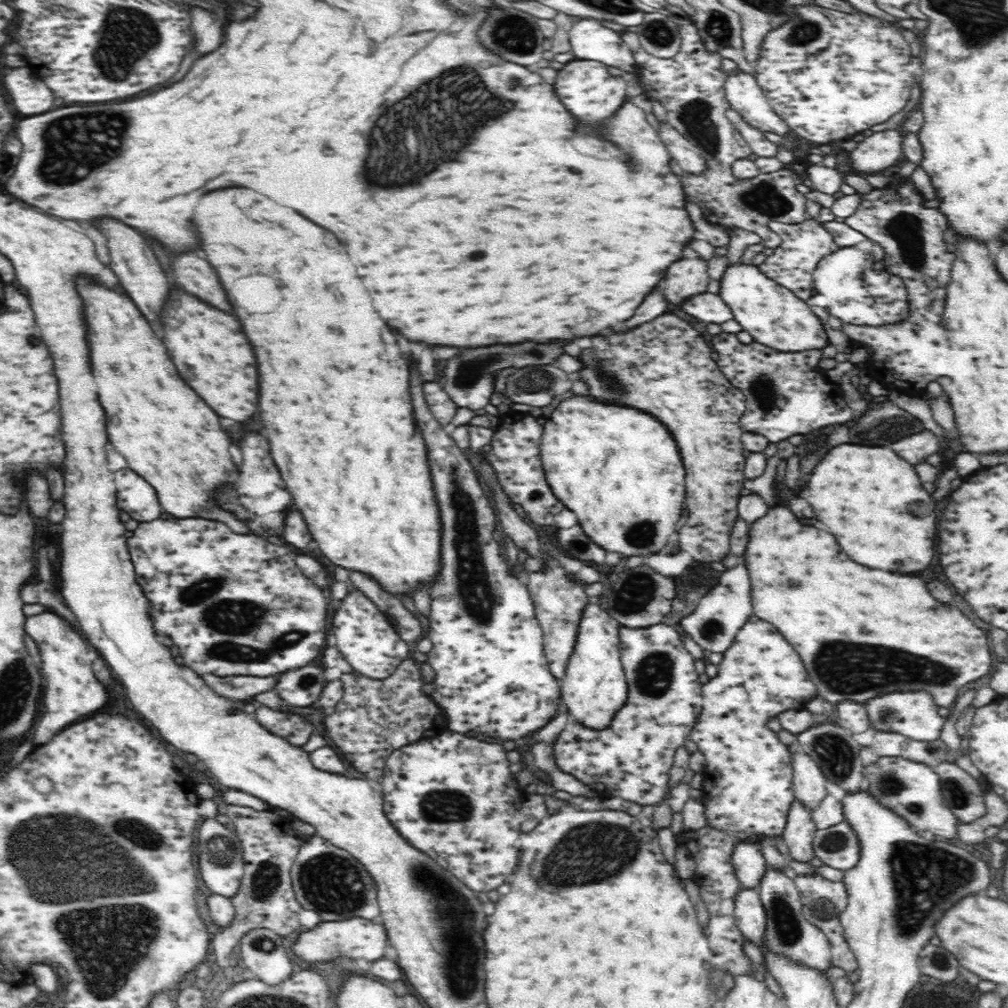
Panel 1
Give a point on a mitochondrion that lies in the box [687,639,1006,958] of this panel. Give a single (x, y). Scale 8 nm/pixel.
(919, 872)

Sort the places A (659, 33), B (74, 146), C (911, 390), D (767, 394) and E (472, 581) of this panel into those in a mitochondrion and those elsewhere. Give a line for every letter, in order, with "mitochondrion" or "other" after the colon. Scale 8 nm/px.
A: mitochondrion
B: mitochondrion
C: other
D: mitochondrion
E: mitochondrion

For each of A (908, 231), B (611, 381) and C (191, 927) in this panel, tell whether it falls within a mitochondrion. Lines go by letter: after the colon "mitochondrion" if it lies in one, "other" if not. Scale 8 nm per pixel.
A: mitochondrion
B: mitochondrion
C: other

